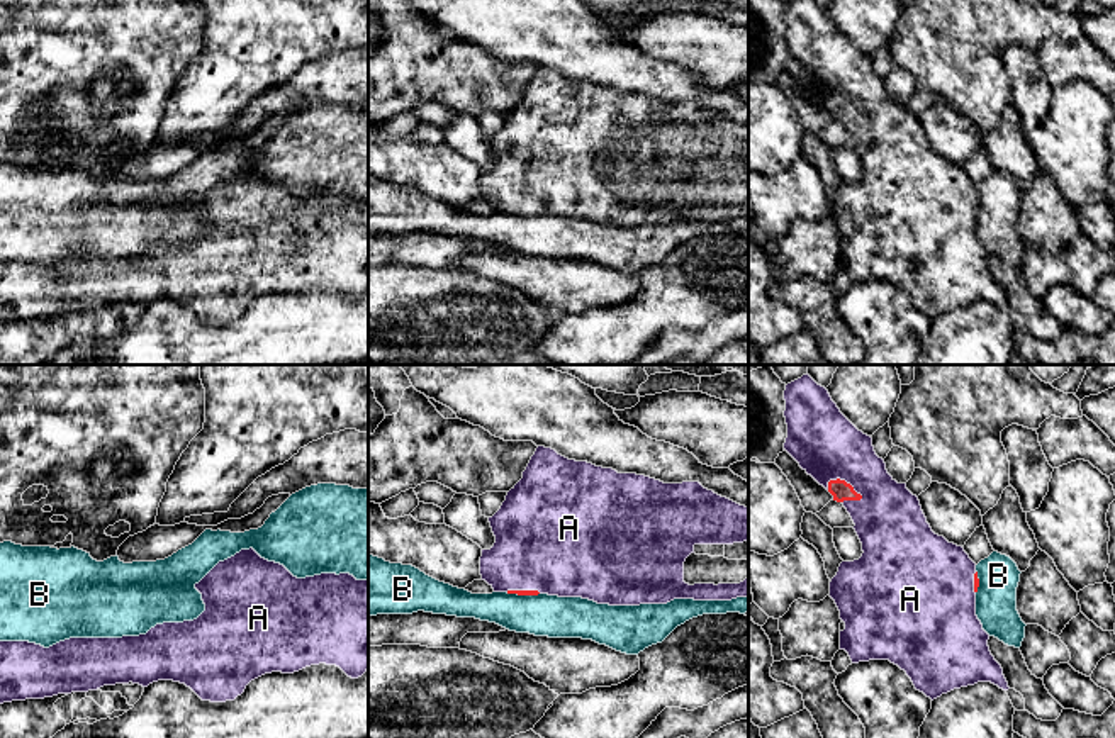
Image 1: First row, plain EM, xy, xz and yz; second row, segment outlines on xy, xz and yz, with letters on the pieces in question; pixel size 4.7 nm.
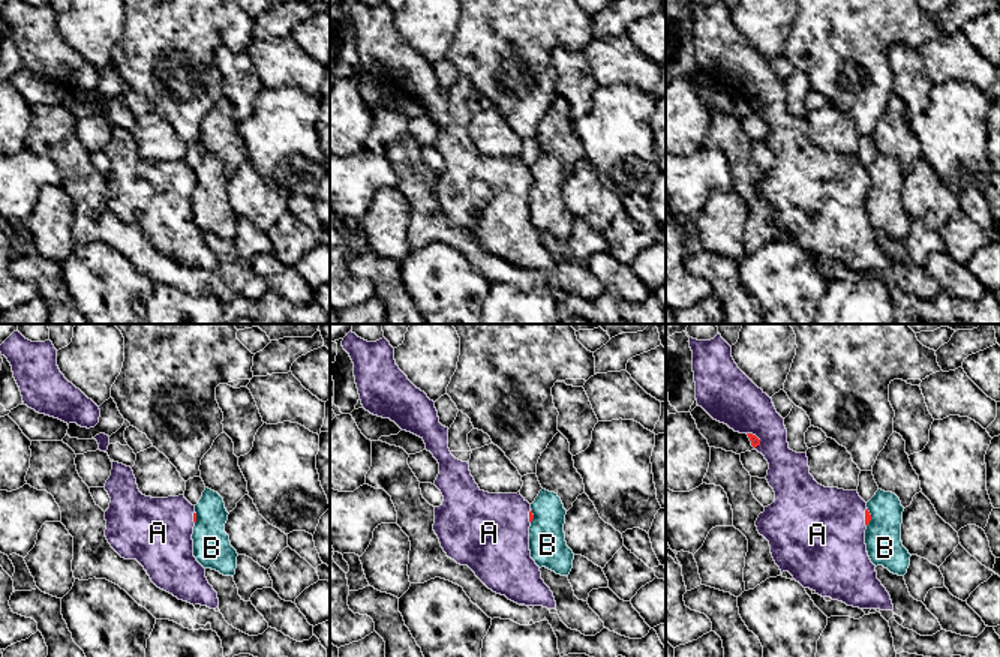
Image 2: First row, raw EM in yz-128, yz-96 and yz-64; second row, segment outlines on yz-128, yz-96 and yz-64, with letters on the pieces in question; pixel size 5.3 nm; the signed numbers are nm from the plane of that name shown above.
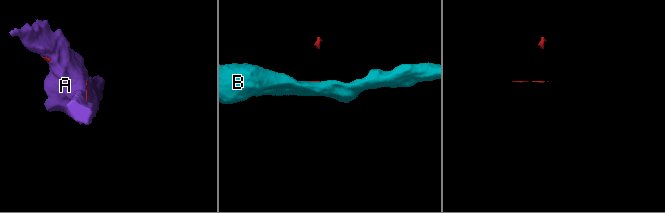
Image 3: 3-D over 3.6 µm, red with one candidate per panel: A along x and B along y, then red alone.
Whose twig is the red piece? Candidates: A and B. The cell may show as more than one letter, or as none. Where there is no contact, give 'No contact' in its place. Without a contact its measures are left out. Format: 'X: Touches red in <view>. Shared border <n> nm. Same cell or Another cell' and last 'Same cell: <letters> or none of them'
A: Touches red in yz. Shared border 190 nm. Same cell
B: Touches red in xz. Shared border 160 nm. Another cell
Same cell: A

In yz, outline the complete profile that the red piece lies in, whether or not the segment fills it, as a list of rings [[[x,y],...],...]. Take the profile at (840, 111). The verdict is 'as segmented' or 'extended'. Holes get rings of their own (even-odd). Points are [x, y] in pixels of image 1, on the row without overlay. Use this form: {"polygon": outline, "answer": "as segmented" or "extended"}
{"polygon": [[[794,0],[786,5],[784,20],[787,44],[784,70],[833,115],[833,120],[843,124],[862,163],[862,176],[854,182],[842,182],[830,202],[830,217],[845,243],[845,249],[840,251],[840,270],[849,273],[852,283],[889,280],[905,290],[915,309],[932,321],[978,302],[991,302],[1008,310],[1003,288],[989,271],[989,254],[976,236],[979,207],[976,183],[962,166],[949,163],[932,151],[918,117],[906,109],[906,103],[898,103],[888,93],[884,80],[874,71],[872,58],[859,51],[840,32],[825,7],[815,0]]], "answer": "extended"}

